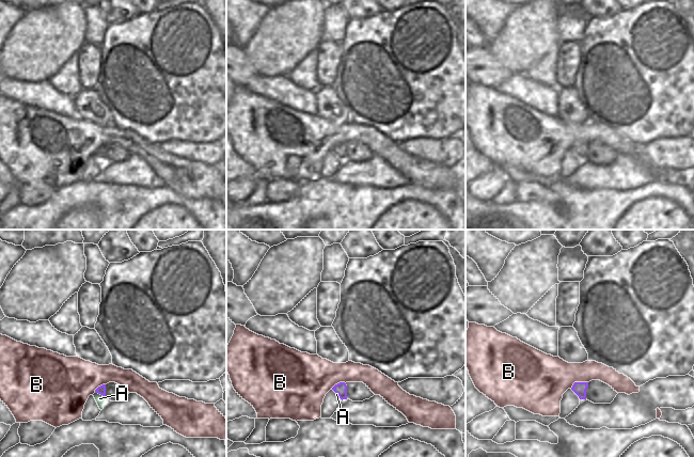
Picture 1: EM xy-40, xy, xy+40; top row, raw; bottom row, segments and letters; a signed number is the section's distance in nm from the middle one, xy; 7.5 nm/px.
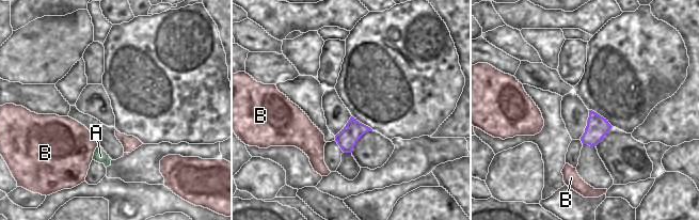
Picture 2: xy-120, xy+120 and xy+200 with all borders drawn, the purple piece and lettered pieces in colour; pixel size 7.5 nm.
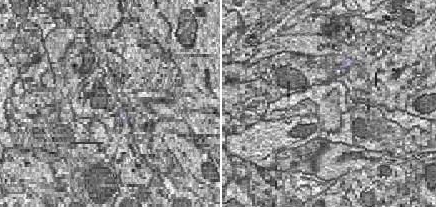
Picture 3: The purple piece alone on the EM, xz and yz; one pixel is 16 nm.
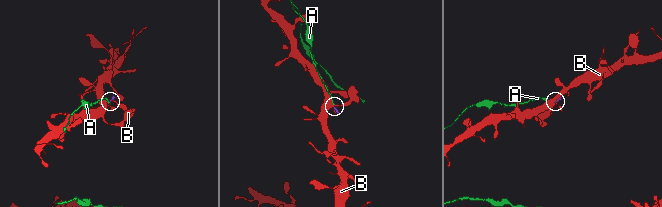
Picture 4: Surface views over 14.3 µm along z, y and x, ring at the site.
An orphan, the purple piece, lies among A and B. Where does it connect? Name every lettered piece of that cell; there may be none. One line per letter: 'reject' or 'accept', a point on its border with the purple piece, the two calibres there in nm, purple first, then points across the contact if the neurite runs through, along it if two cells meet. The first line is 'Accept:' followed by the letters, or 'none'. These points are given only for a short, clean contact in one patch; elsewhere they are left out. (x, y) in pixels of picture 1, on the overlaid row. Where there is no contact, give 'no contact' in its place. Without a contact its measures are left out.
Accept: A
A: accept; meets purple in xy-40 at (99, 393); 70 nm thick on the purple side, 70 nm on the other; runs through xy-40 (100, 390), (99, 393), (99, 398)
B: reject; meets purple in xy+40 at (578, 382); 100 nm thick on the purple side, 360 nm on the other; border along xy+40 (587, 381), (576, 381), (570, 388)

